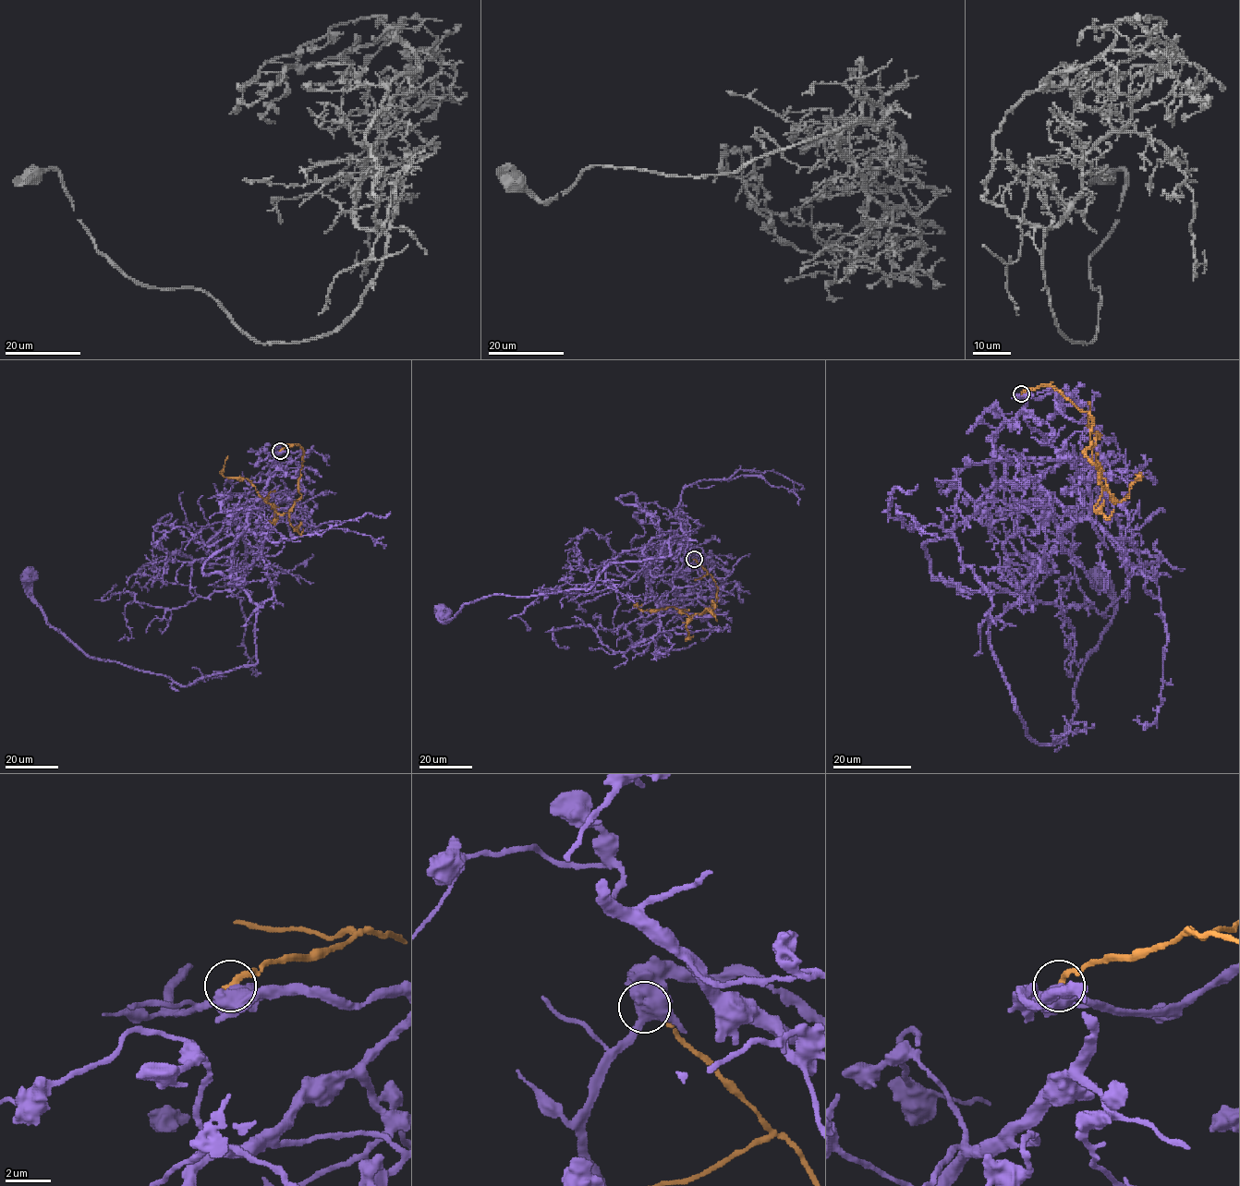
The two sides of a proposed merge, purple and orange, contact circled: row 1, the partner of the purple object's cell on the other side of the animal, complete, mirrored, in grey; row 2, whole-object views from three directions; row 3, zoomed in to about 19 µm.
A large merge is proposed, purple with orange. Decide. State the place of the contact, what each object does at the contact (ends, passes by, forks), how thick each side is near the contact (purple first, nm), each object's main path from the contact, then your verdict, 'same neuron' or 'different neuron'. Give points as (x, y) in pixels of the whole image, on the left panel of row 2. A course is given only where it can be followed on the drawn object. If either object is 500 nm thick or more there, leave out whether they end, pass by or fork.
place (280, 451); calibres 550 and 240 nm; course purple (279, 450), (300, 453), (268, 481), (277, 511), (236, 571), (255, 664), (180, 685), (89, 658), (28, 574); course orange (279, 450), (298, 444), (303, 451), (301, 495), (279, 514), (247, 478), (223, 476), (228, 455); different neuron

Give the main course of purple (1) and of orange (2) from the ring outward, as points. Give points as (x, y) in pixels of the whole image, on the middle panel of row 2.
1: (693, 559), (714, 562), (677, 541), (691, 567), (651, 576), (671, 537), (588, 589), (442, 611)
2: (693, 559), (717, 587), (712, 610), (691, 617), (674, 606), (642, 611), (636, 606), (642, 604)

